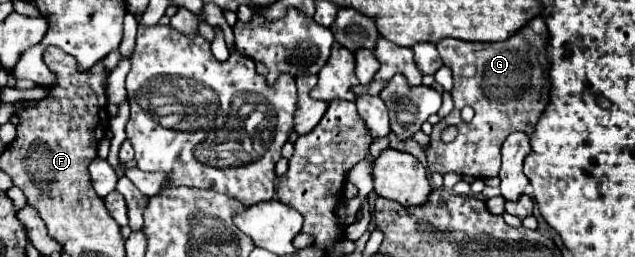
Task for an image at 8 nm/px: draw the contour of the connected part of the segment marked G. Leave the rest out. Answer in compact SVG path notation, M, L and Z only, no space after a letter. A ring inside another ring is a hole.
M541 16L533 18L505 42L487 44L443 38L437 44L443 64L453 72L451 96L455 110L437 126L433 126L431 146L425 148L429 172L455 172L475 178L491 178L499 174L501 144L505 138L511 132L525 132L529 136L535 130L545 106L549 104L549 64L545 58L545 44L547 26ZM465 104L475 110L475 118L471 122L463 122L459 116ZM447 126L455 126L459 130L453 142L441 140L441 132Z

